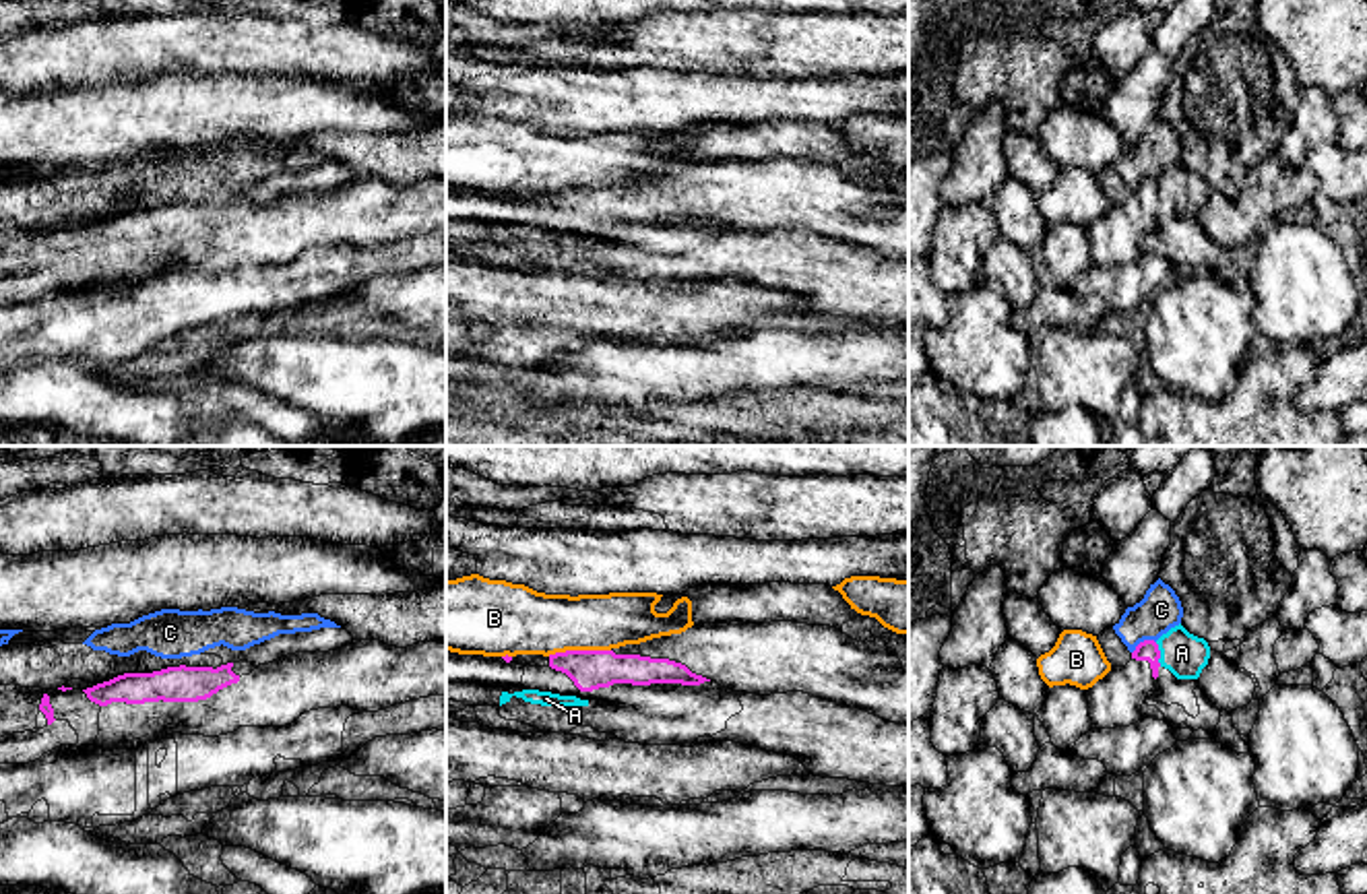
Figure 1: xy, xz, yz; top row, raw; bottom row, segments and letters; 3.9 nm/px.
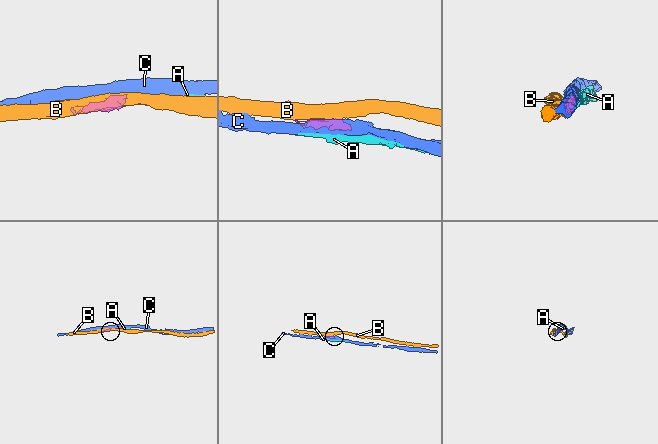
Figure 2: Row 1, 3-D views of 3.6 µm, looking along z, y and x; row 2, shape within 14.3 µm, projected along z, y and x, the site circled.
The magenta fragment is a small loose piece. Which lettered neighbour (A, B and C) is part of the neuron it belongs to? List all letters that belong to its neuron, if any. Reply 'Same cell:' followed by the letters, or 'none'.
Same cell: none

